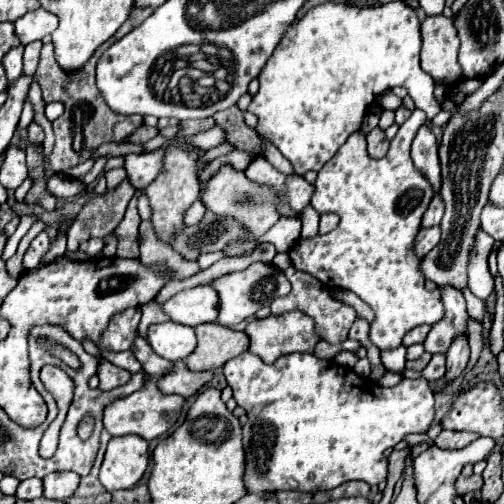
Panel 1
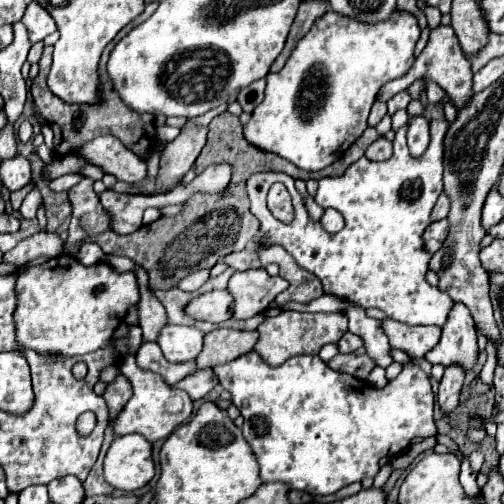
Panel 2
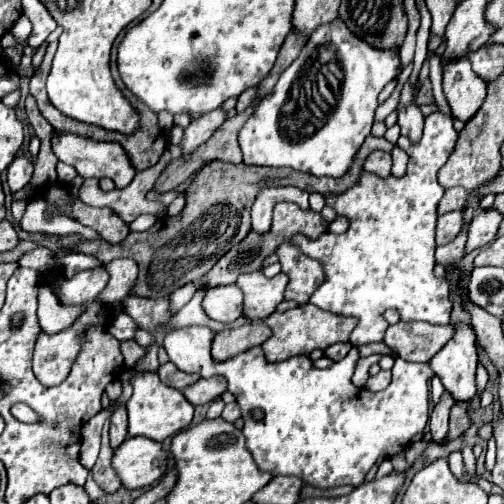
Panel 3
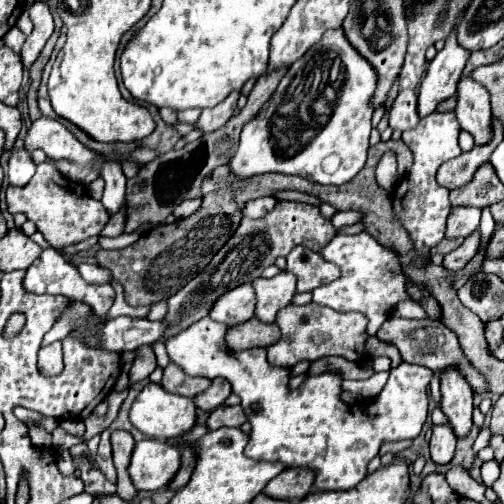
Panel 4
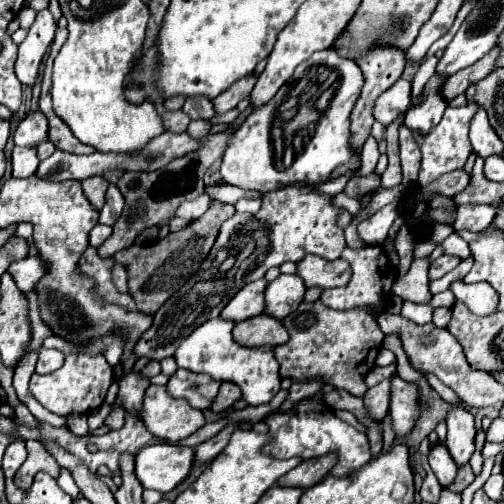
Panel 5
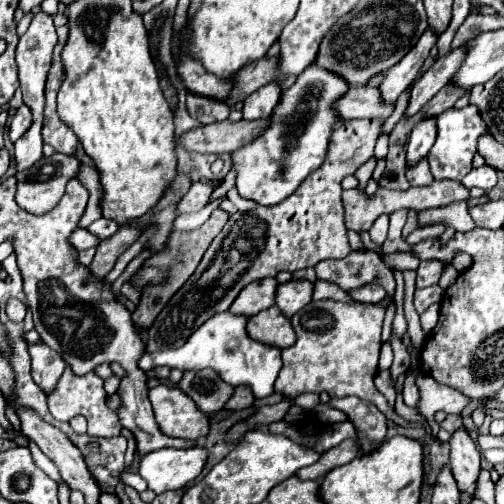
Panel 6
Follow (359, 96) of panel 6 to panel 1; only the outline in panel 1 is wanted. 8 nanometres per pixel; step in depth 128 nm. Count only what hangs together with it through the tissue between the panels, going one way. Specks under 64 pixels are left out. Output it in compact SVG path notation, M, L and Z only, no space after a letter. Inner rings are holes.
M422 126L412 142L412 160L414 166L424 172L428 182L432 184L432 190L440 194L440 160L438 160L438 142L428 126Z

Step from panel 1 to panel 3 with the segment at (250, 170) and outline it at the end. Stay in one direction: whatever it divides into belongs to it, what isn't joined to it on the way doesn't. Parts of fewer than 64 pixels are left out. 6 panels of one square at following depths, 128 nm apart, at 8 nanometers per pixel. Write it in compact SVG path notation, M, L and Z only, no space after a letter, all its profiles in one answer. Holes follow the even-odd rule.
M442 112L426 116L426 126L428 130L418 144L412 144L402 136L402 150L410 158L404 176L382 178L364 170L360 172L360 180L348 188L348 192L340 192L340 196L324 196L328 206L350 220L348 232L324 232L316 240L296 234L288 240L308 258L316 258L324 268L326 280L312 294L310 302L322 310L358 320L358 326L350 336L352 346L374 342L374 330L384 330L388 326L382 318L382 312L388 308L398 310L400 320L404 322L420 320L440 326L450 320L450 286L446 280L438 280L432 274L436 248L434 228L438 218L436 206L444 194L436 174L446 164L458 132L452 126L452 118ZM264 186L252 206L252 230L254 232L268 232L272 224L274 200L290 200L290 202L296 202L302 210L310 210L304 190L296 186Z

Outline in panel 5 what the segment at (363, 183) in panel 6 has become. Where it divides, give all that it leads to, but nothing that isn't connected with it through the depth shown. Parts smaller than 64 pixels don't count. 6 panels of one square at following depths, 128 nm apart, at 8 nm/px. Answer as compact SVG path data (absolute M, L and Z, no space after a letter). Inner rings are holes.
M370 136L365 142L361 153L361 166L355 175L366 176L371 174L377 165L380 152L378 149L378 143L374 137Z

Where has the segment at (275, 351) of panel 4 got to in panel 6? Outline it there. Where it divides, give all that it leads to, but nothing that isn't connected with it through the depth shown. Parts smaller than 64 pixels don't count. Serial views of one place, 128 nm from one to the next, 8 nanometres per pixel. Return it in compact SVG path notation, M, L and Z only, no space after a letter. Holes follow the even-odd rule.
M318 300L306 304L290 322L296 332L296 344L282 350L282 370L276 380L276 392L296 398L304 392L328 392L330 396L358 396L372 402L388 420L404 426L420 426L400 418L394 408L386 404L384 394L374 386L378 372L378 354L382 348L382 320L384 308L372 304L348 304L336 300Z

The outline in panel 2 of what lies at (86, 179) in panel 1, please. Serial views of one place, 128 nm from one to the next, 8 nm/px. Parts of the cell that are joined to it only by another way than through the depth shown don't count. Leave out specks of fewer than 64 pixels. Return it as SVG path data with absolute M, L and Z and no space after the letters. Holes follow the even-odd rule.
M79 173L65 174L52 180L52 182L50 182L50 189L53 192L67 191L78 184L83 178L84 176Z

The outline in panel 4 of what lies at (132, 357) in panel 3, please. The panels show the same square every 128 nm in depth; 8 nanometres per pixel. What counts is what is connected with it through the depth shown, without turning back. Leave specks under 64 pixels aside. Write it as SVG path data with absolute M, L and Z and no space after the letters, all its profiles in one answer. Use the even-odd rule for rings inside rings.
M152 348L136 350L136 358L134 358L132 368L130 368L130 384L148 378L148 376L152 374L154 368L156 368L156 356L154 356L154 350L152 350Z

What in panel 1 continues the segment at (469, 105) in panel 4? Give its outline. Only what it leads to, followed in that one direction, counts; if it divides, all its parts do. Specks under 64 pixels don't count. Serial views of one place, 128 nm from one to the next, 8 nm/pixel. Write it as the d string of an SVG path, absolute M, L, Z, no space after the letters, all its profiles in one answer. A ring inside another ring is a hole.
M436 14L422 22L422 68L434 80L448 80L454 84L462 78L458 48L460 40L450 18Z

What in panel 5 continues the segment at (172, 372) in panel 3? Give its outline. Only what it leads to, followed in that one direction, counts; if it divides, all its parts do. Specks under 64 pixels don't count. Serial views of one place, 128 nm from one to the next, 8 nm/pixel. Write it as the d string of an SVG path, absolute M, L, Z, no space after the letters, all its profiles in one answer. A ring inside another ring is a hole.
M178 368L166 384L166 390L174 398L184 398L198 410L210 408L214 396L218 394L220 382L210 378L208 374L194 374L188 370Z

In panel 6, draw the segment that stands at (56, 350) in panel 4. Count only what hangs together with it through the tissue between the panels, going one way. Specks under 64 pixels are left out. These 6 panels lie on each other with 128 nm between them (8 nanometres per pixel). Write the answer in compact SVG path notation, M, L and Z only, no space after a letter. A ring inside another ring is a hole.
M46 344L30 346L30 356L32 356L32 378L34 378L34 382L44 392L50 392L56 386L60 374L64 372L66 362L62 360L62 356L58 352L48 348Z

